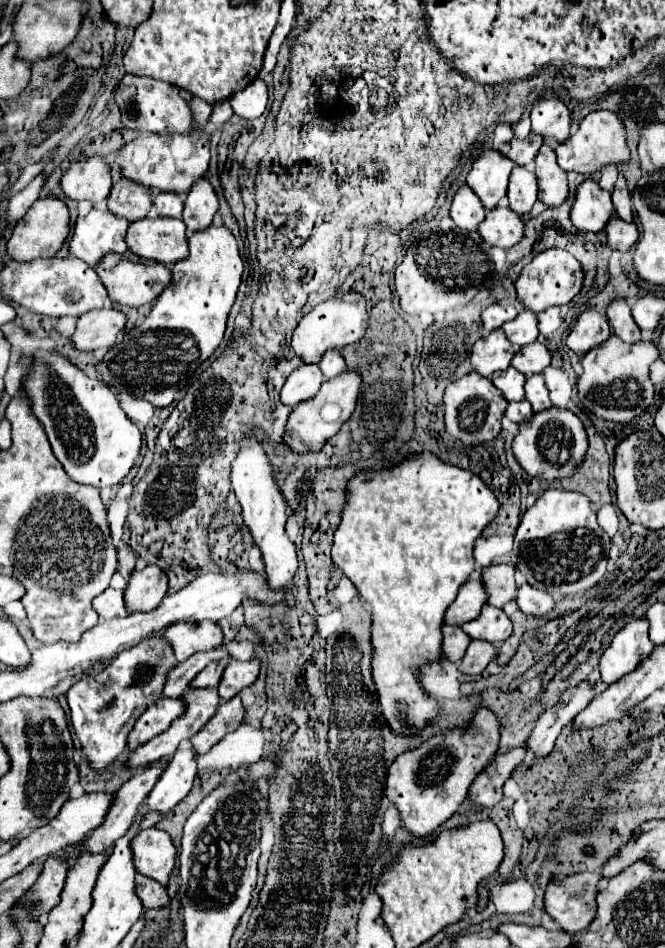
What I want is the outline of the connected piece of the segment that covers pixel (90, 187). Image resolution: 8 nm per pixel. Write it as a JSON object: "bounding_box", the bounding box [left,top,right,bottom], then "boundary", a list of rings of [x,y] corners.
{"bounding_box":[62,158,112,204],"boundary":[[[88,158],[84,162],[72,164],[62,176],[62,190],[70,200],[88,200],[98,204],[108,198],[112,188],[110,166],[100,158]]]}

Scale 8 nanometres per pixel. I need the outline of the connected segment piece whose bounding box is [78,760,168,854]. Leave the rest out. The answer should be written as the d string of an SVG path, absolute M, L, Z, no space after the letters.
M160 760L160 764L150 764L150 766L146 766L146 768L138 768L138 770L132 774L132 778L116 792L116 798L114 798L114 804L112 804L112 808L110 808L110 812L108 812L108 816L106 816L106 822L104 822L100 828L96 828L96 830L88 836L88 840L84 840L84 842L78 846L78 852L90 850L90 852L96 854L96 852L110 850L110 848L114 846L114 842L116 842L120 836L126 834L126 830L130 828L134 816L138 814L142 802L146 800L146 796L150 794L150 790L152 790L154 784L158 782L158 778L162 776L162 772L164 772L164 768L166 768L166 762L168 762L168 760Z

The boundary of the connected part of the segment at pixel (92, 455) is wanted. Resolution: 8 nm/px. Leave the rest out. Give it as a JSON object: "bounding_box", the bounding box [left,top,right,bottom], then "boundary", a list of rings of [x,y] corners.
{"bounding_box":[24,350,140,490],"boundary":[[[38,350],[34,358],[34,370],[24,380],[24,388],[32,398],[32,412],[44,424],[52,452],[66,474],[74,482],[98,490],[120,484],[140,454],[140,430],[128,420],[112,390],[100,380],[88,378],[64,356]]]}

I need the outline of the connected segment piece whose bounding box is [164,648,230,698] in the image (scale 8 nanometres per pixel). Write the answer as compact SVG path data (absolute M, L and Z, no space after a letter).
M218 648L218 650L212 650L212 652L194 654L192 658L188 658L182 664L178 664L168 674L168 680L166 680L166 686L164 686L164 696L166 698L180 698L182 690L186 690L190 686L190 682L194 680L194 676L198 672L202 672L212 660L220 660L220 658L228 658L228 656L230 654L224 648Z

